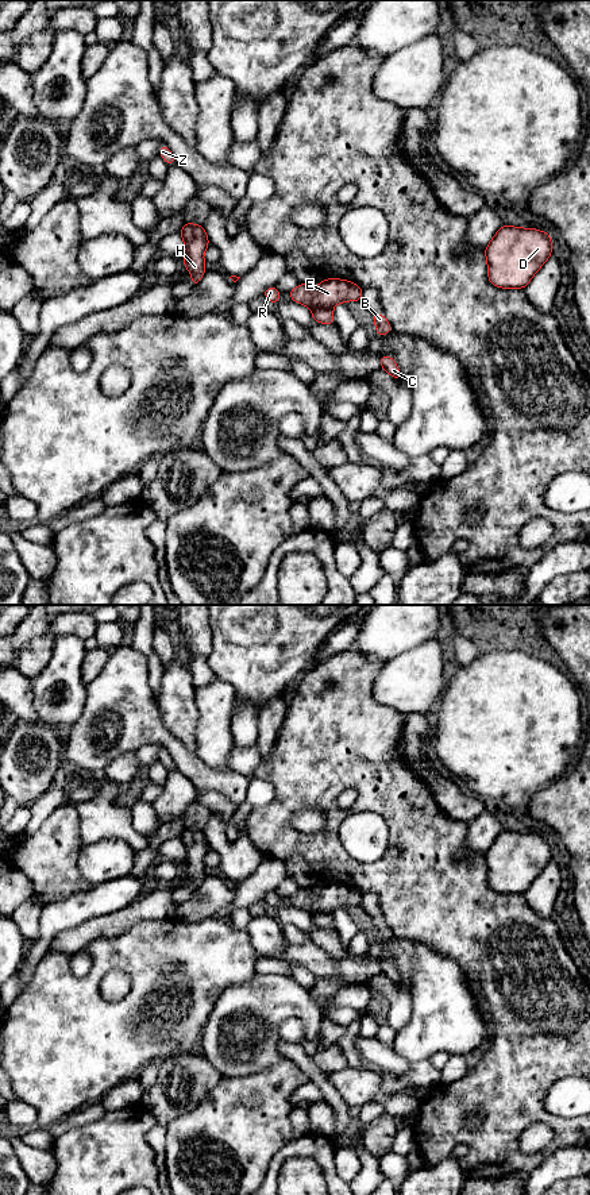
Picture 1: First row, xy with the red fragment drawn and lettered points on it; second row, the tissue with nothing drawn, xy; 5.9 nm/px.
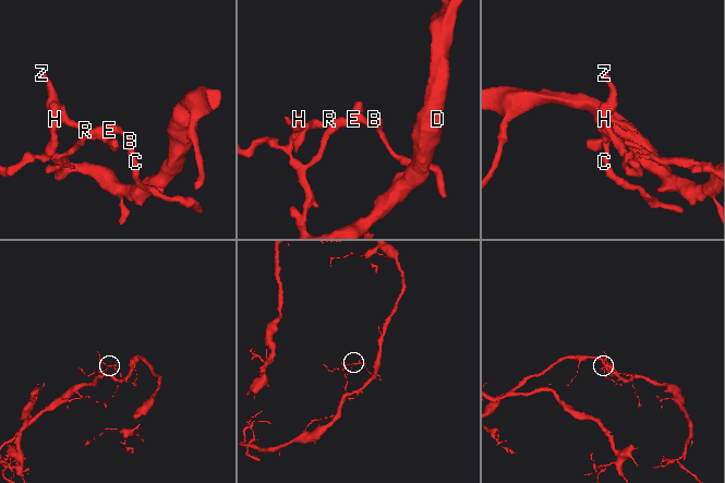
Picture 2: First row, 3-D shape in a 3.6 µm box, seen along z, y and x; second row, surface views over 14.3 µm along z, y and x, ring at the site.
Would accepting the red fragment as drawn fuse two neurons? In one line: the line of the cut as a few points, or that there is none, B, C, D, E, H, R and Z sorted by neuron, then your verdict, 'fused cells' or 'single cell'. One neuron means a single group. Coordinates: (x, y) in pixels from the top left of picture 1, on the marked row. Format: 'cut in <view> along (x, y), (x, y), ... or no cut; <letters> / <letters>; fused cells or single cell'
cut in xy along (311, 308), (331, 309); B C E R / D H Z; fused cells

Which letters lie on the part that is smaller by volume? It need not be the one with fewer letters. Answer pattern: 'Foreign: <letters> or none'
Foreign: B, C, E, R

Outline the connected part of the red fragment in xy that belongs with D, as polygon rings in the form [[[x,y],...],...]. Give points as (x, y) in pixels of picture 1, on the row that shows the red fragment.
[[[502,225],[485,248],[487,278],[497,288],[525,289],[551,254],[549,234]]]

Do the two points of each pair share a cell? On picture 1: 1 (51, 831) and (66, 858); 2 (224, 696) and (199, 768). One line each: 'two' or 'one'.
1: one
2: two

